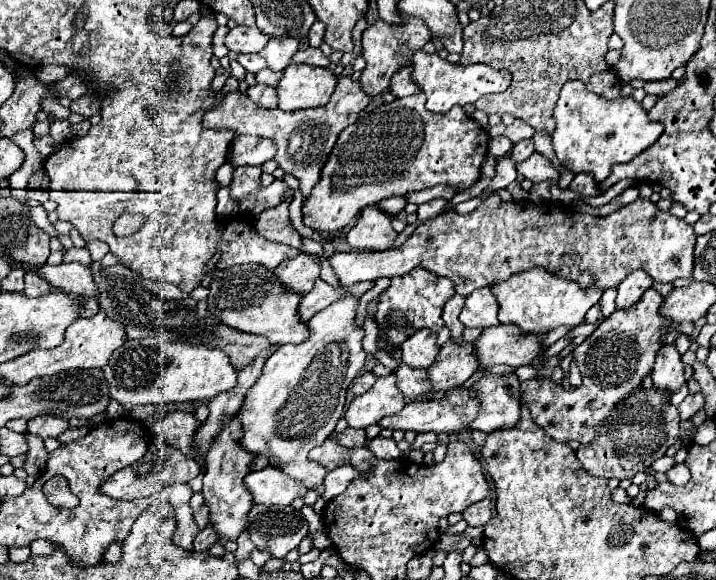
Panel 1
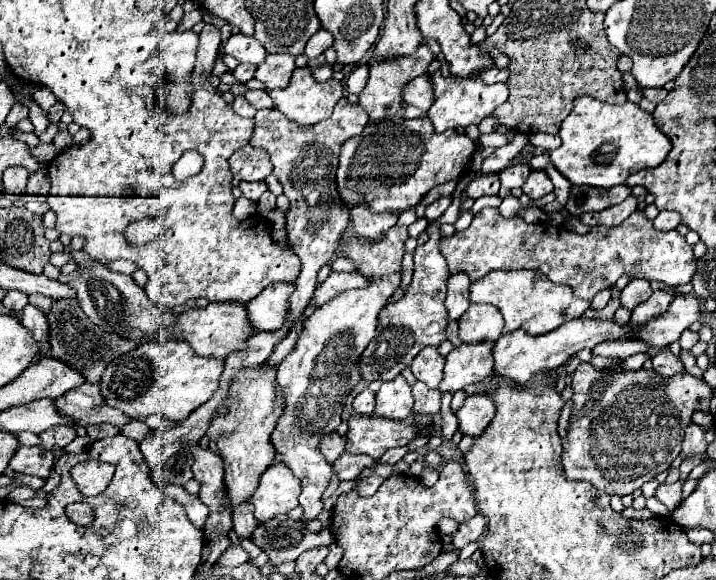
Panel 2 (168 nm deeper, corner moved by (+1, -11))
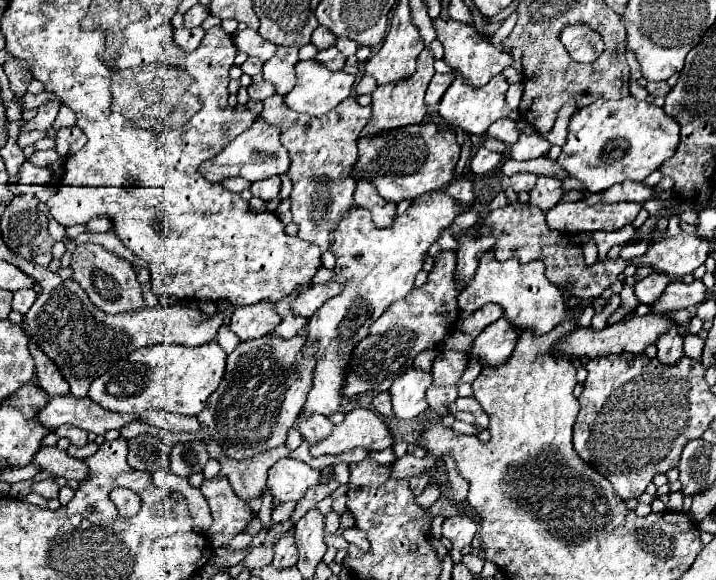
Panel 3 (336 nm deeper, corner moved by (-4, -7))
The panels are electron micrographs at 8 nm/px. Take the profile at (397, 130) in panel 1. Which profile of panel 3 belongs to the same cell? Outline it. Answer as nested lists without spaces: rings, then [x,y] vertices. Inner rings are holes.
[[[411,124],[379,132],[375,136],[363,136],[359,140],[359,156],[351,166],[351,174],[357,182],[371,180],[383,200],[397,204],[401,200],[415,200],[421,194],[447,186],[449,176],[459,160],[459,152],[461,146],[455,142],[455,136],[449,132],[439,132],[437,124]]]

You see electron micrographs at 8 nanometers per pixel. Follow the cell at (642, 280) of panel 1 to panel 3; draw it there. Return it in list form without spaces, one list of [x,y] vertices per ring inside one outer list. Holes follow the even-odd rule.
[[[653,272],[653,274],[649,274],[647,278],[643,278],[643,280],[639,280],[635,284],[635,296],[639,298],[641,304],[649,304],[651,306],[661,296],[661,292],[665,290],[665,286],[669,282],[671,282],[669,276]]]

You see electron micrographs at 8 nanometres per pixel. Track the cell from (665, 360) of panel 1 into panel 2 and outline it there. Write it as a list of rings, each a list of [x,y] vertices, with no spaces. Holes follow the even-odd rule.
[[[662,348],[660,354],[656,354],[656,356],[652,358],[652,364],[654,364],[654,370],[656,370],[660,376],[674,376],[674,374],[678,374],[678,372],[684,370],[680,358],[674,356],[674,354],[670,352],[670,348]]]

